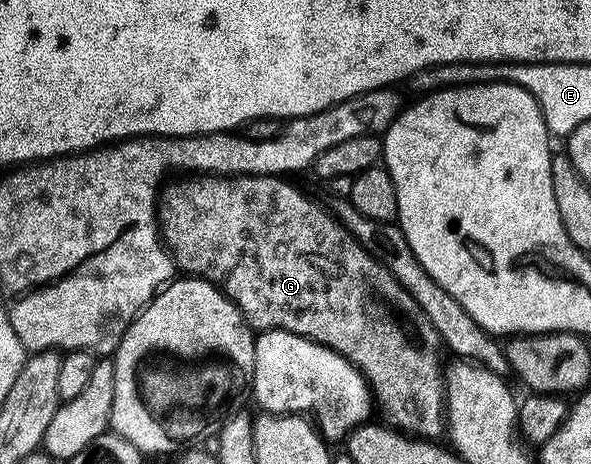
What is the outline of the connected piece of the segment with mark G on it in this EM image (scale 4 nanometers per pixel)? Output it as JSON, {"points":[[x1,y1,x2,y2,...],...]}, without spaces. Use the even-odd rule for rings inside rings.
{"points":[[201,175,196,179,188,180,191,181,187,185,181,185,169,198,166,196,164,198,163,204,159,209,159,221,163,226,163,241,167,246,169,252,172,254,172,259,176,268,180,270,182,274,188,275,193,279,204,279,207,281,212,281,214,285,218,287,223,287,223,292,230,301,234,301,237,304,237,309,245,317,245,321,249,324,250,329,254,331,266,331,266,330,281,330,283,332,290,333,291,335,305,337,307,340,311,340,319,345,325,345,330,349,331,352,337,352,339,356,342,356,343,359,349,360,351,364,358,369,359,372,366,379,366,383,372,389,373,400,375,402,376,408,381,411,382,415,386,417,384,420,388,422,393,429,400,431,406,435,412,435,417,439,437,439,437,436,444,434,447,429,447,373,443,368,441,370,441,353,443,354,443,342,441,336,435,331,435,327,427,319,427,315,423,315,423,311,419,307,419,303,415,303,415,299,411,299,411,295,407,295,407,291,399,283,399,279,395,279,395,275,391,275,391,271,387,271,387,267,383,267,374,259,371,254,364,249,361,244,352,237,349,233,349,230,337,220,336,216,332,212,325,213,325,209,321,205,316,205,311,198,308,197,305,193,300,193,293,185,289,184,286,180,283,180,279,177,215,177,212,175]]}

